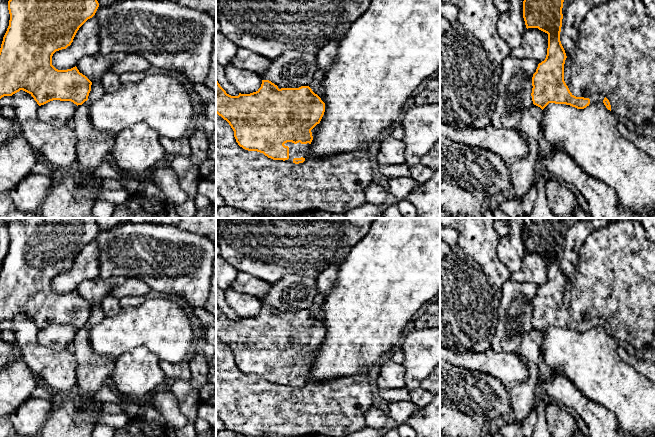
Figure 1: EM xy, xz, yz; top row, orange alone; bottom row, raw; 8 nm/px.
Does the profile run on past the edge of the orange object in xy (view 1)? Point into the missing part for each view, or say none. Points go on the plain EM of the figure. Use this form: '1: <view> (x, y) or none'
1: none

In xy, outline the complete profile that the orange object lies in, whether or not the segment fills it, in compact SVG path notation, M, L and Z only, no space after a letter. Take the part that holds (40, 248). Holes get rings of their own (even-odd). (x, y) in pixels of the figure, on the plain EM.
M23 218L8 225L10 238L9 250L0 272L0 323L23 314L29 317L39 330L53 324L71 325L82 329L88 324L92 306L77 291L58 294L52 289L52 280L56 275L71 269L79 252L92 242L99 227L95 218Z

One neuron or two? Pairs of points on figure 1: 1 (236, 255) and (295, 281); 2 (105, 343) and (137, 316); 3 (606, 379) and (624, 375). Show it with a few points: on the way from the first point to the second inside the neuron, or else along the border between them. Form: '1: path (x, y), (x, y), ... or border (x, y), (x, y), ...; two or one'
1: border (308, 276), (287, 273), (271, 284); two
2: path (113, 336), (120, 333), (129, 324); one
3: path (610, 379), (620, 379); one

